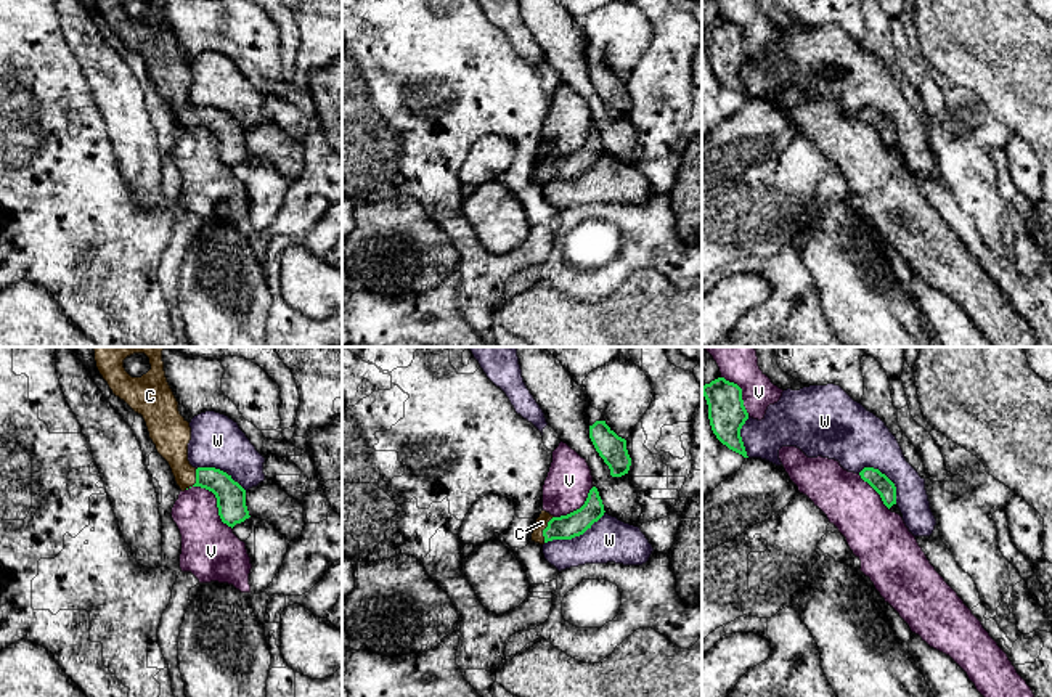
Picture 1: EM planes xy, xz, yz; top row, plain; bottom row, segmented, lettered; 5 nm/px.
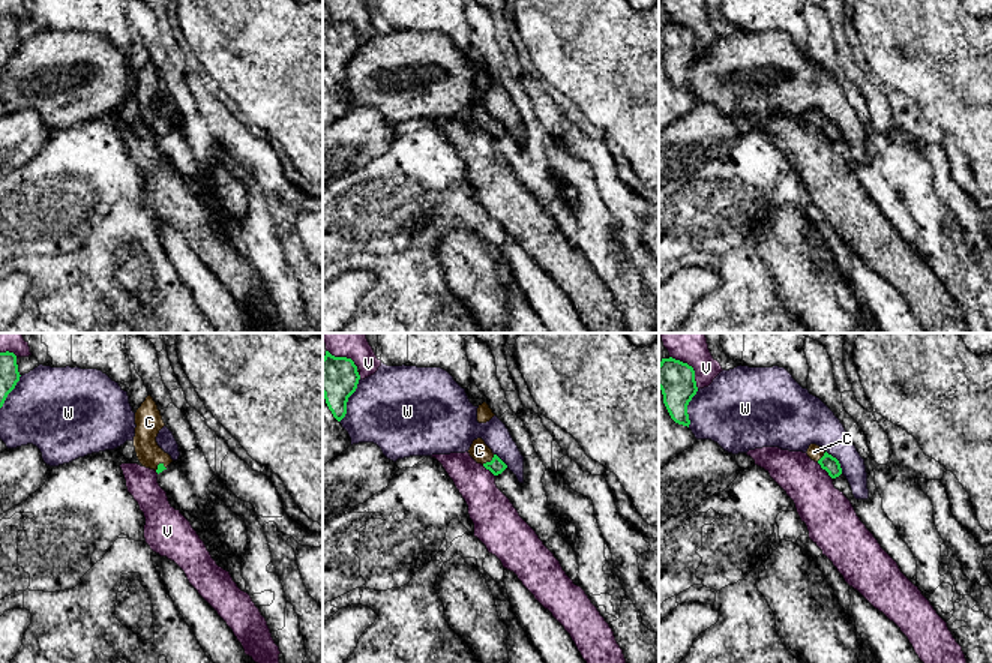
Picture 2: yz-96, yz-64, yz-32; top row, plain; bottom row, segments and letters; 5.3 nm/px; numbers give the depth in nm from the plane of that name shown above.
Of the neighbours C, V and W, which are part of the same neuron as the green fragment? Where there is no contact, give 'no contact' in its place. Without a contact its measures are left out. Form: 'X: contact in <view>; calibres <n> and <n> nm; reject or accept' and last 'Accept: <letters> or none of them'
C: contact in xz; calibres 130 and 60 nm; accept
V: contact in xy; calibres 150 and 280 nm; reject
W: contact in xz; calibres 130 and 220 nm; reject
Accept: C

